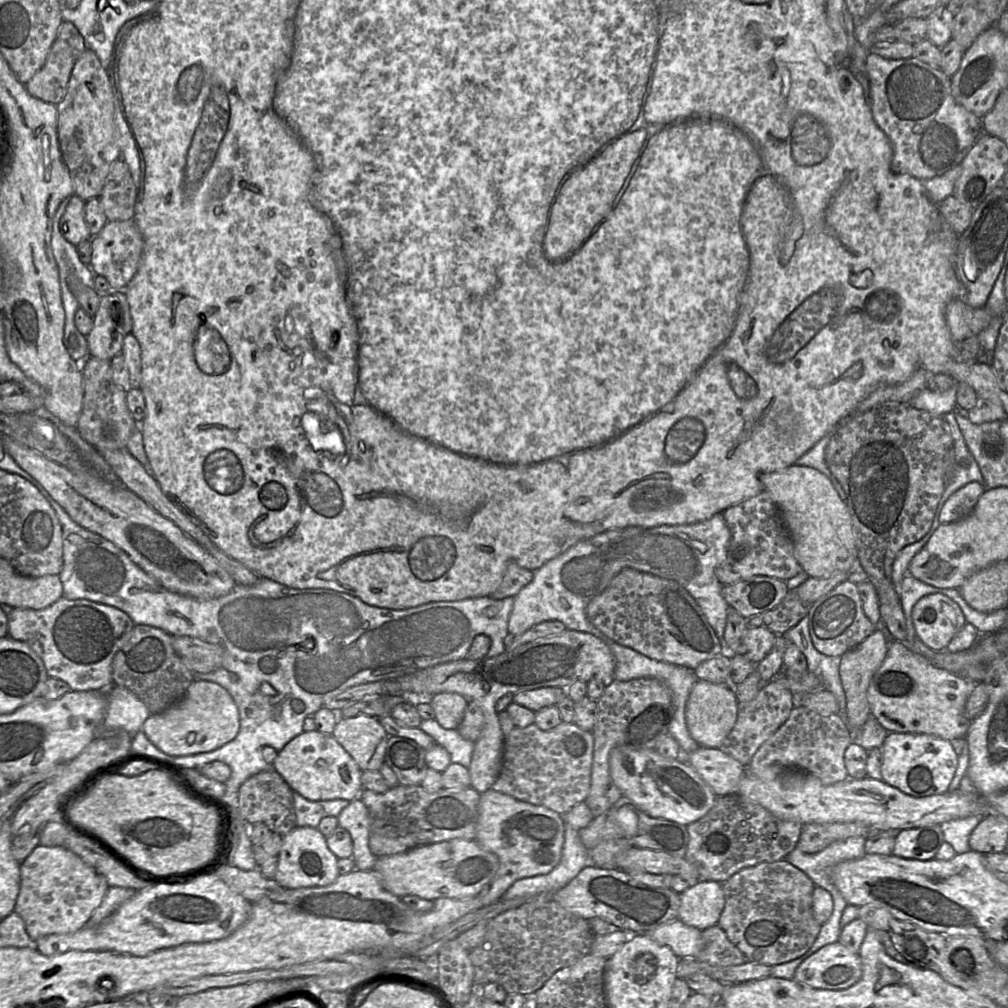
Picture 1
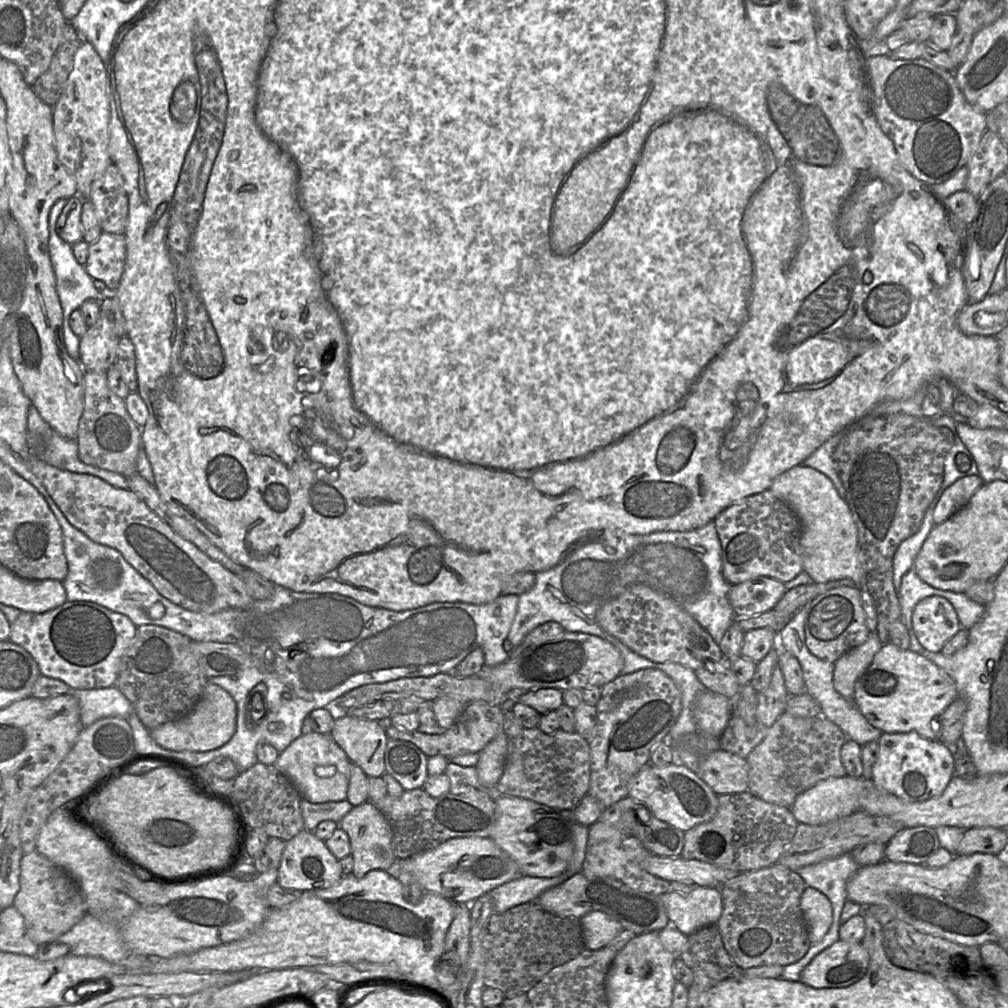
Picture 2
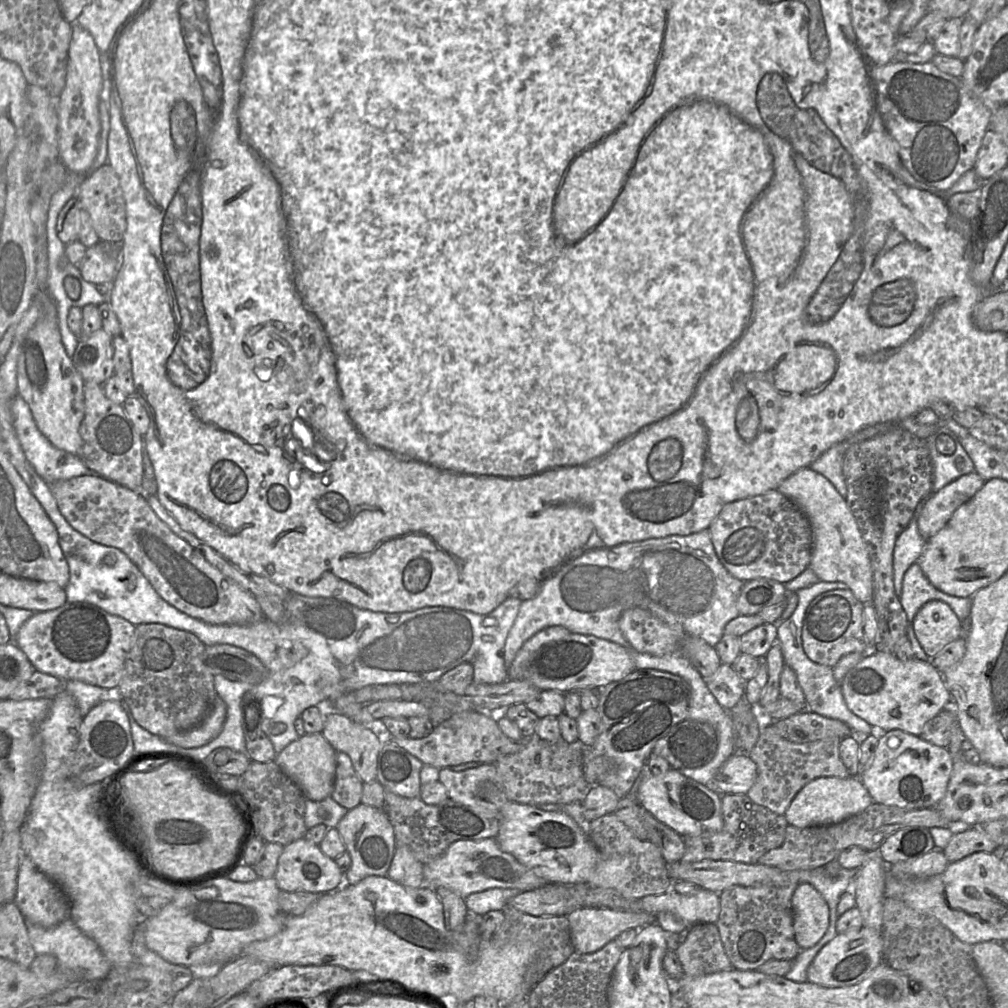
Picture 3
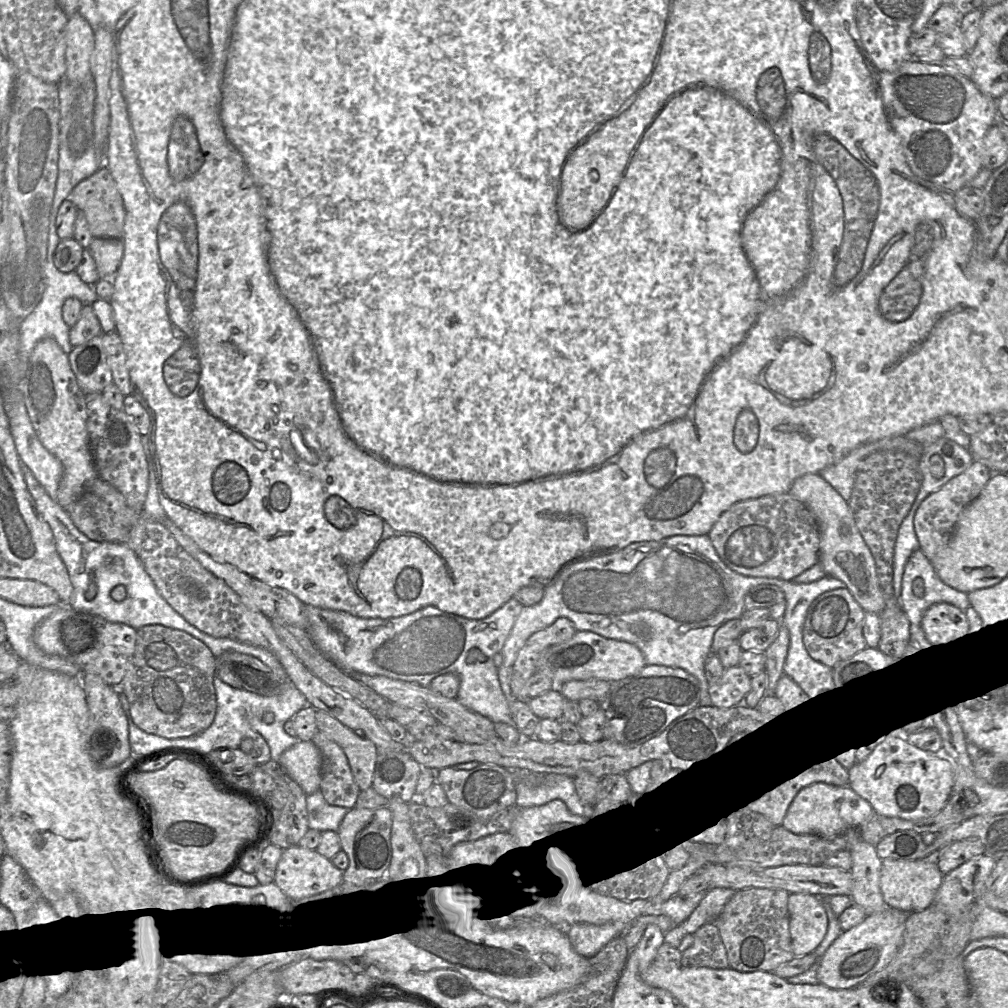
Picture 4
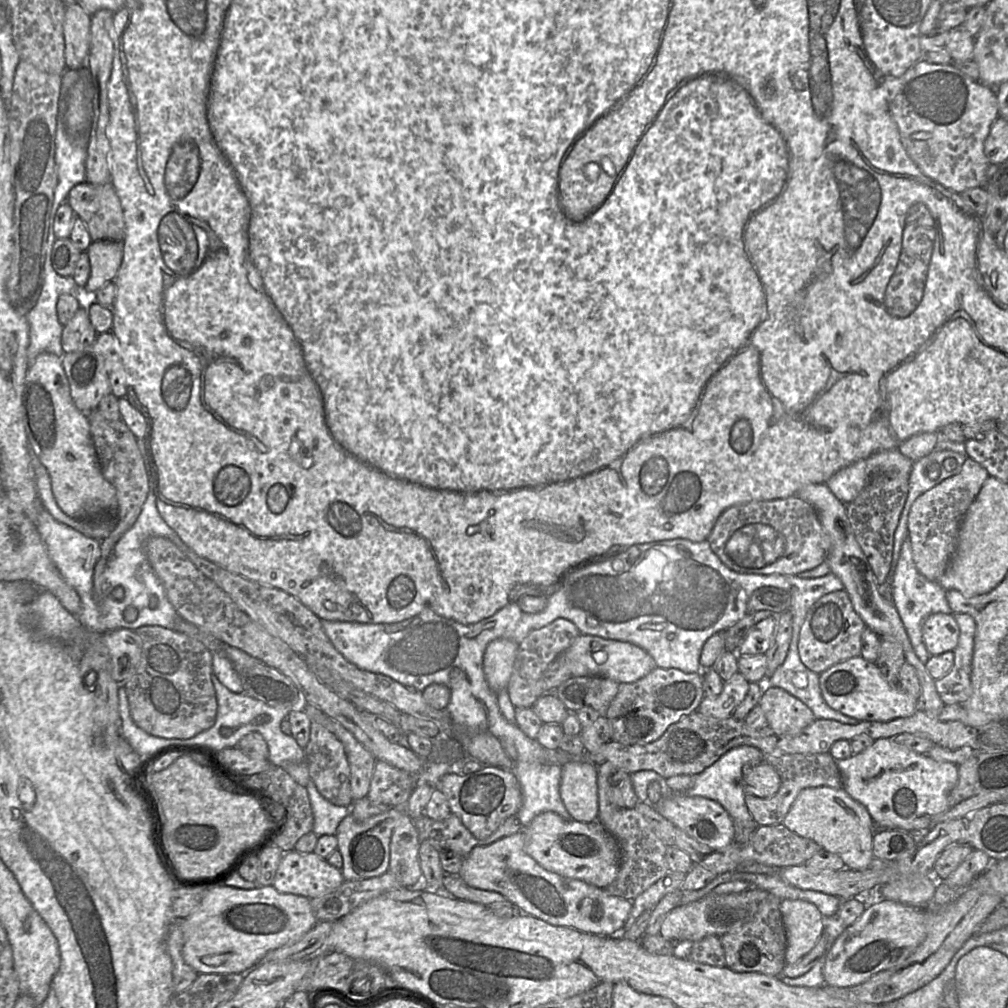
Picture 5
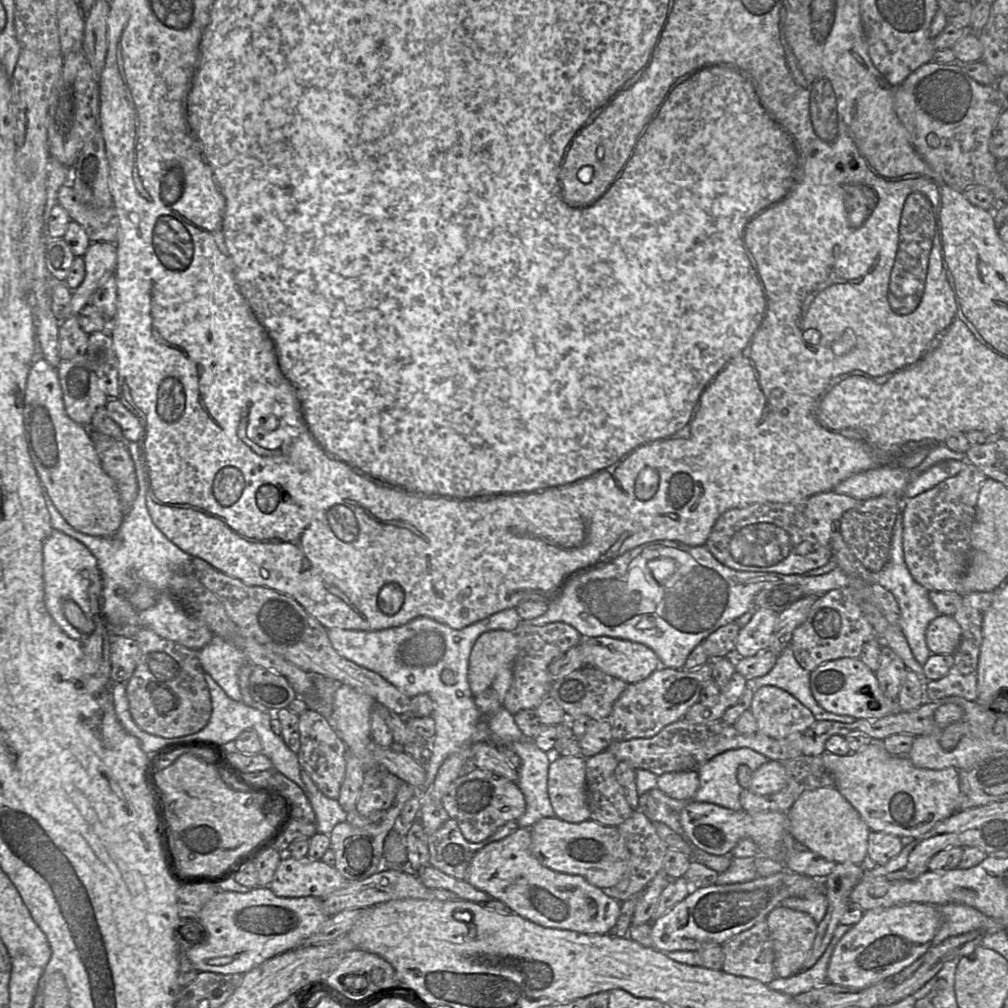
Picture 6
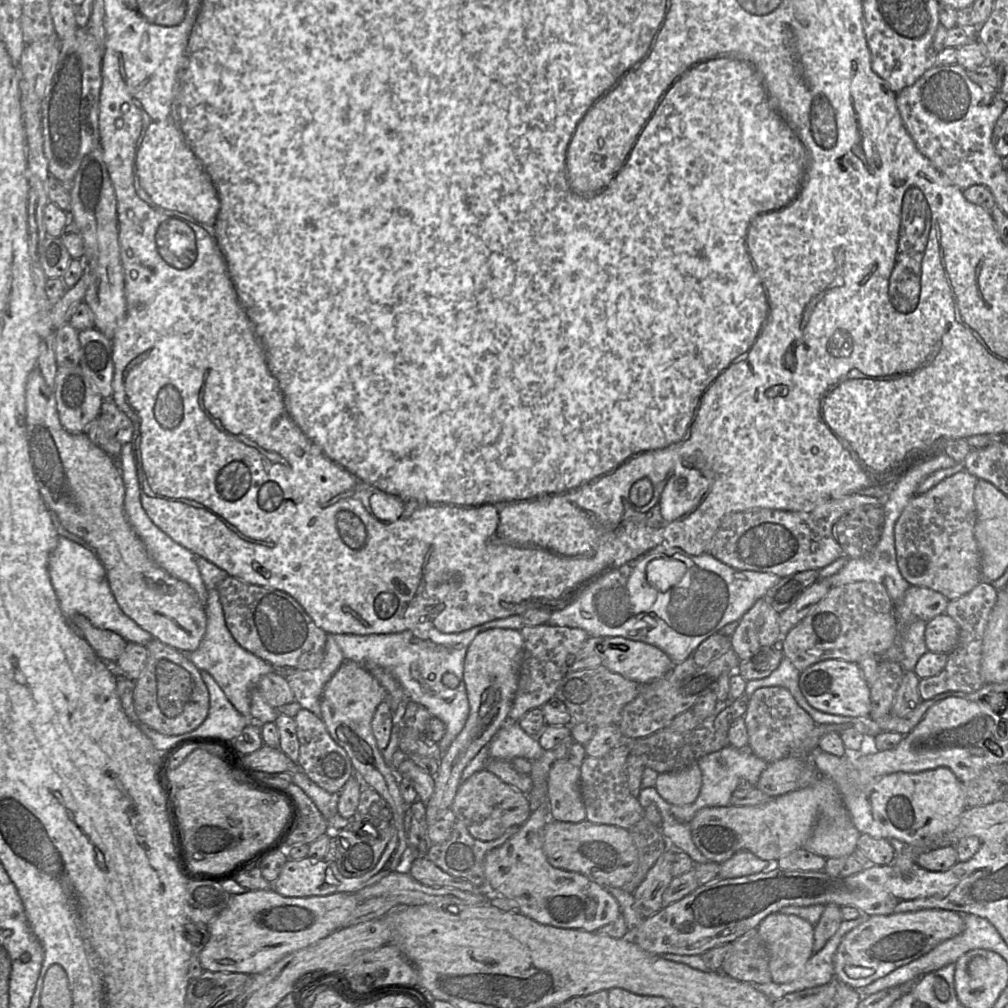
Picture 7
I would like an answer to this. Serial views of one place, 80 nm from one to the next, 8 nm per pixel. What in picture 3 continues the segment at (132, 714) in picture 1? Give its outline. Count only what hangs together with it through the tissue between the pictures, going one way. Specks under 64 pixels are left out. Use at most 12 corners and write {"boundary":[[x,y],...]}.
{"boundary":[[65,681],[83,718],[103,701],[122,701],[118,687]]}

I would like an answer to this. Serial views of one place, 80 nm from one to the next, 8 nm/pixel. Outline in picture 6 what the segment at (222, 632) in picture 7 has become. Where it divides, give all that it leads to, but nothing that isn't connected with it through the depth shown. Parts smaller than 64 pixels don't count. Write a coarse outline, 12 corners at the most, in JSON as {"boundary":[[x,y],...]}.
{"boundary":[[217,635],[197,651],[230,698],[241,701],[246,655]]}

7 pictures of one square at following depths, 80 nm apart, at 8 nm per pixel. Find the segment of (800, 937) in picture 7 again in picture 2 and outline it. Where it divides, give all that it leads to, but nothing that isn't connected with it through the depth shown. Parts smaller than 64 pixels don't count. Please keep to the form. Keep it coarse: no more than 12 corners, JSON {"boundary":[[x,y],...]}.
{"boundary":[[807,886],[800,899],[811,944],[832,923],[828,897]]}

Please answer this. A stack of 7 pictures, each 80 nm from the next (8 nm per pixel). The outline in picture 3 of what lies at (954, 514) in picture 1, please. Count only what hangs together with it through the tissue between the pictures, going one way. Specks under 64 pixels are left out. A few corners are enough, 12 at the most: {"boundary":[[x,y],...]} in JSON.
{"boundary":[[976,472],[944,486],[924,505],[927,542],[984,485]]}

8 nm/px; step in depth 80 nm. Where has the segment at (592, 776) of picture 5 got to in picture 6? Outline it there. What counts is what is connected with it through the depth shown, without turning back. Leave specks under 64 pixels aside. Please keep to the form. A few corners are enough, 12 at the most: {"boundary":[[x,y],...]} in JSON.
{"boundary":[[582,755],[550,762],[547,791],[557,818],[590,819]]}

